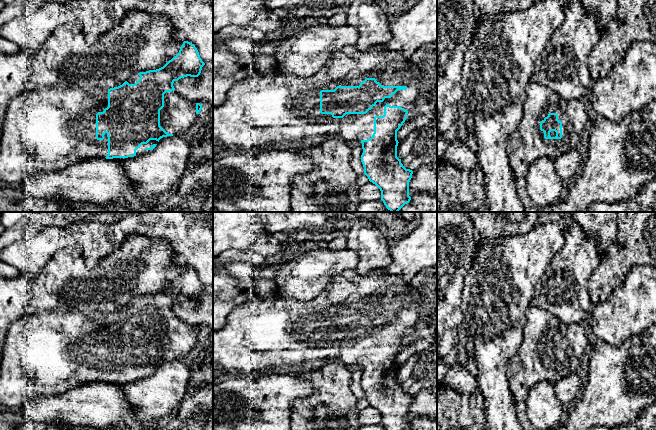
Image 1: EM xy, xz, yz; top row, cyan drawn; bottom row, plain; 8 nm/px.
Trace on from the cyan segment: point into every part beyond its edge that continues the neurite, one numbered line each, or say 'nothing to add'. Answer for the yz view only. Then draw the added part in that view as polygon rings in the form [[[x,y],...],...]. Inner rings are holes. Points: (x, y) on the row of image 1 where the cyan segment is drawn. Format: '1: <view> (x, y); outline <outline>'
1: yz (527, 144); outline [[[531,81],[526,89],[527,98],[523,105],[523,118],[517,130],[510,135],[507,144],[507,153],[515,178],[516,194],[523,205],[524,212],[541,212],[541,208],[531,200],[526,189],[526,174],[531,164],[540,157],[547,157],[555,161],[559,156],[576,149],[590,116],[587,107],[577,99],[567,100],[553,92],[549,87]],[[549,113],[557,113],[558,120],[562,122],[561,139],[545,139],[544,132],[540,130],[540,122]]]

